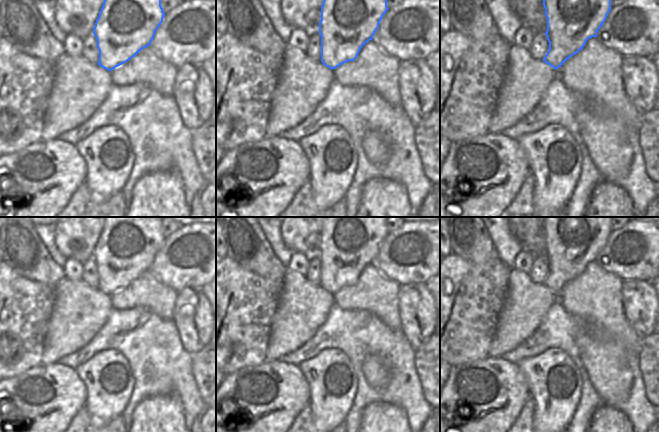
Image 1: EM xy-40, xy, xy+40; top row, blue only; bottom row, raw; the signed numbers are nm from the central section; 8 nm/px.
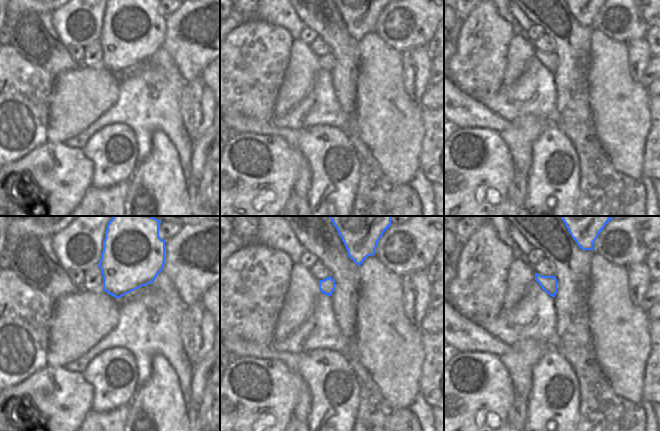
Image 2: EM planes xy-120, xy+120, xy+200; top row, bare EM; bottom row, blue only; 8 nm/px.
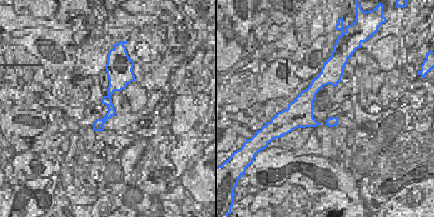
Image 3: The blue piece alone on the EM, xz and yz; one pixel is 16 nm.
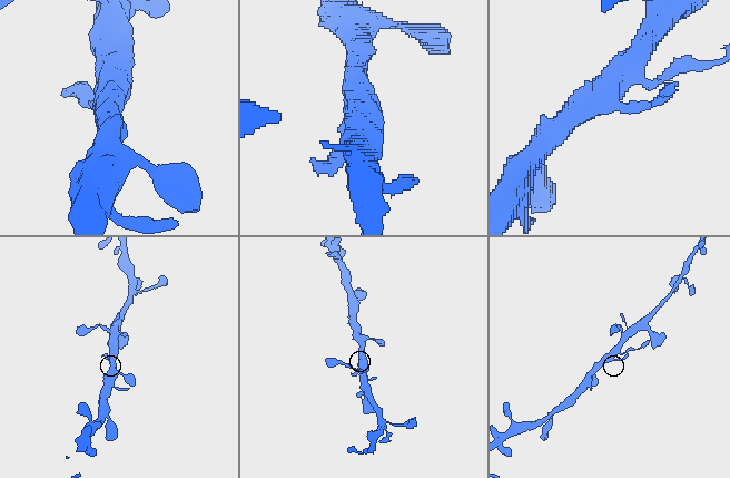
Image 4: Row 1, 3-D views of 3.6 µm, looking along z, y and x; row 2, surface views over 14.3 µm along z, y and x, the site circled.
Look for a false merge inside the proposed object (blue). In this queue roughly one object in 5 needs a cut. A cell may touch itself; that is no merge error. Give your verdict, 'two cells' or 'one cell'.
one cell

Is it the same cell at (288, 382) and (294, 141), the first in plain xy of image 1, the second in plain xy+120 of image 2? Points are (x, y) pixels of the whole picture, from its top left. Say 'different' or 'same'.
different

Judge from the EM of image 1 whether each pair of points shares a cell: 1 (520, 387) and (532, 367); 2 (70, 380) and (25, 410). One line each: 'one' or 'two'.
1: two
2: one

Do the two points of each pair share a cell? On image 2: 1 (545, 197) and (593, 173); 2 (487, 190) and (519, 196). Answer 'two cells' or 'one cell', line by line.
1: two cells
2: two cells

